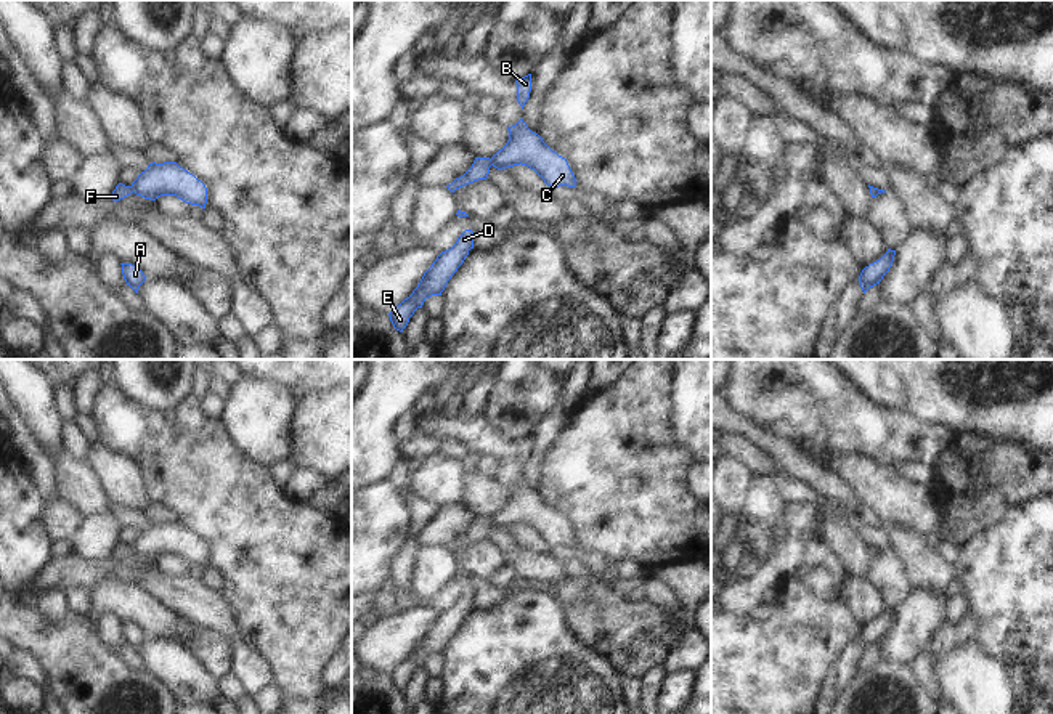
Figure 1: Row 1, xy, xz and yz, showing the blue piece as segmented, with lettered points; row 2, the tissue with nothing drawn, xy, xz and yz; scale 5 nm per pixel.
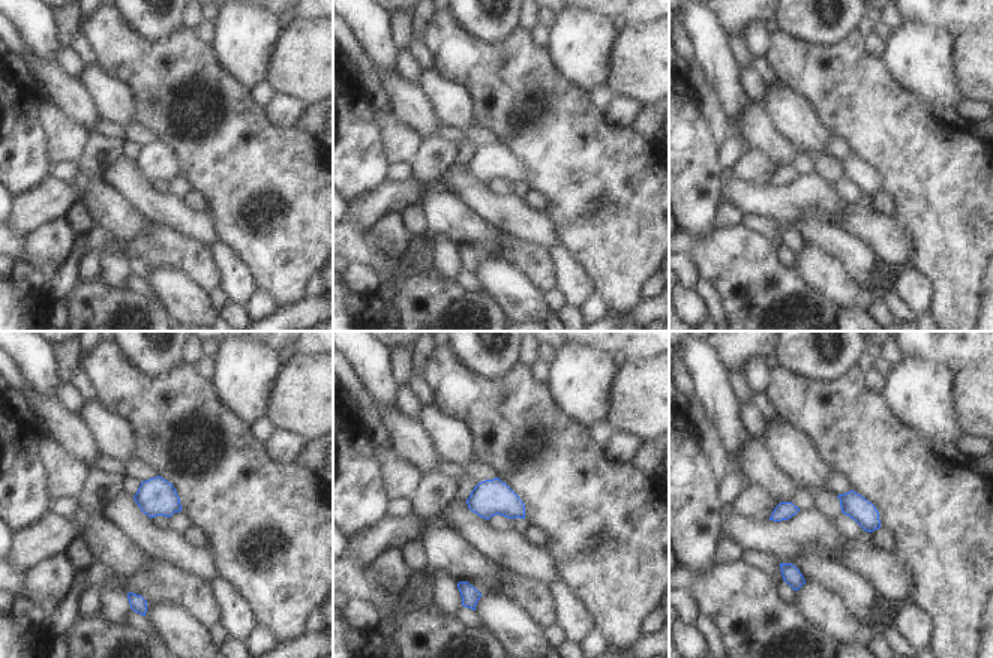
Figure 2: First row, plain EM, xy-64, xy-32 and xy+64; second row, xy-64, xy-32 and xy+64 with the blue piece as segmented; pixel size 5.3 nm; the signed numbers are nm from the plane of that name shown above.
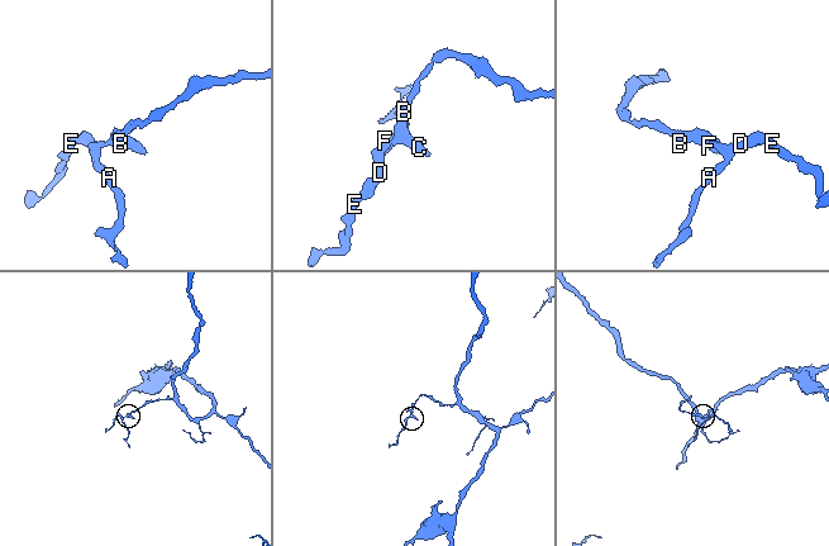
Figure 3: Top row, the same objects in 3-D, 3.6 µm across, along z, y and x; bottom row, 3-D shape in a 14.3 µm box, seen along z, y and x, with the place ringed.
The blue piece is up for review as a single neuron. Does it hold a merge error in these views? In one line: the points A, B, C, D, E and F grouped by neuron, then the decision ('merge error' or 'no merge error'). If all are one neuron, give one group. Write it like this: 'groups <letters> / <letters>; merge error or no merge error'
groups A B C D E F; no merge error

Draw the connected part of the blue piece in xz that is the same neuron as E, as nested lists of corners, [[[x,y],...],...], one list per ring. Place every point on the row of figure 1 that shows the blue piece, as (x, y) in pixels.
[[[466,229],[451,249],[437,257],[432,266],[424,273],[413,294],[388,313],[396,331],[403,332],[409,323],[409,318],[417,308],[422,308],[429,297],[441,295],[448,281],[464,263],[470,249],[474,249],[474,231]]]

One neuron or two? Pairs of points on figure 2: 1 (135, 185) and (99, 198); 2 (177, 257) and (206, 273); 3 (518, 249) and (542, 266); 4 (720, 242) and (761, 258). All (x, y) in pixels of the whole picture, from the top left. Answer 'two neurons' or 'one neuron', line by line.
1: two neurons
2: one neuron
3: one neuron
4: one neuron

